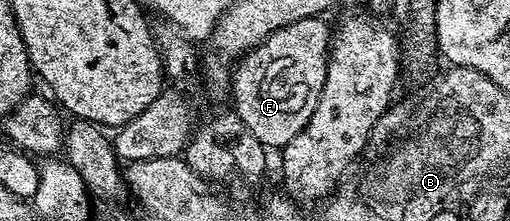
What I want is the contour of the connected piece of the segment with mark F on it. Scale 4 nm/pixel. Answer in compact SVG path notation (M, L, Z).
M327 18L294 21L278 28L239 60L230 71L231 106L265 148L283 149L310 121L326 81L333 28Z

